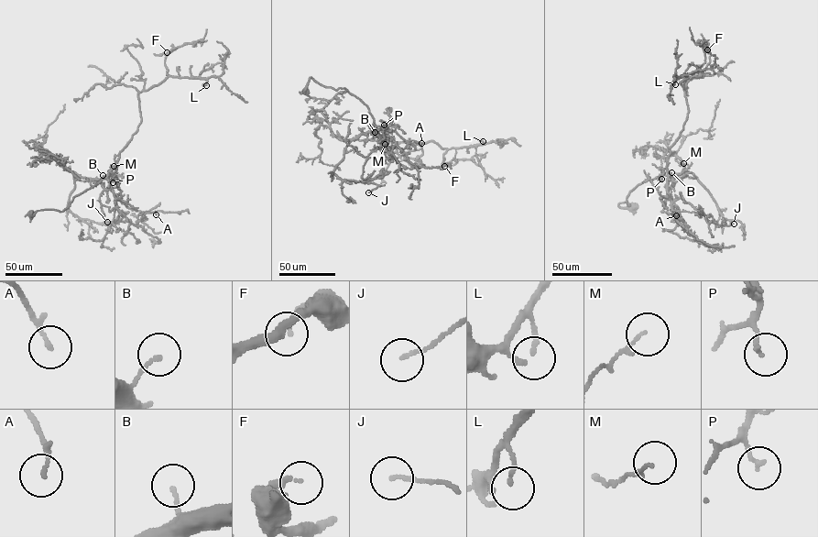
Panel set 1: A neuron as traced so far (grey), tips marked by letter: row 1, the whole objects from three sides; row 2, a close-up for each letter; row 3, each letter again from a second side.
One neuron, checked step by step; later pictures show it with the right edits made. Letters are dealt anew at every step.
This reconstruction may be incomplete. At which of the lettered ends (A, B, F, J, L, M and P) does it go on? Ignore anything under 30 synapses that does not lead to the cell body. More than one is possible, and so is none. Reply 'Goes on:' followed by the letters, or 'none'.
Goes on: none

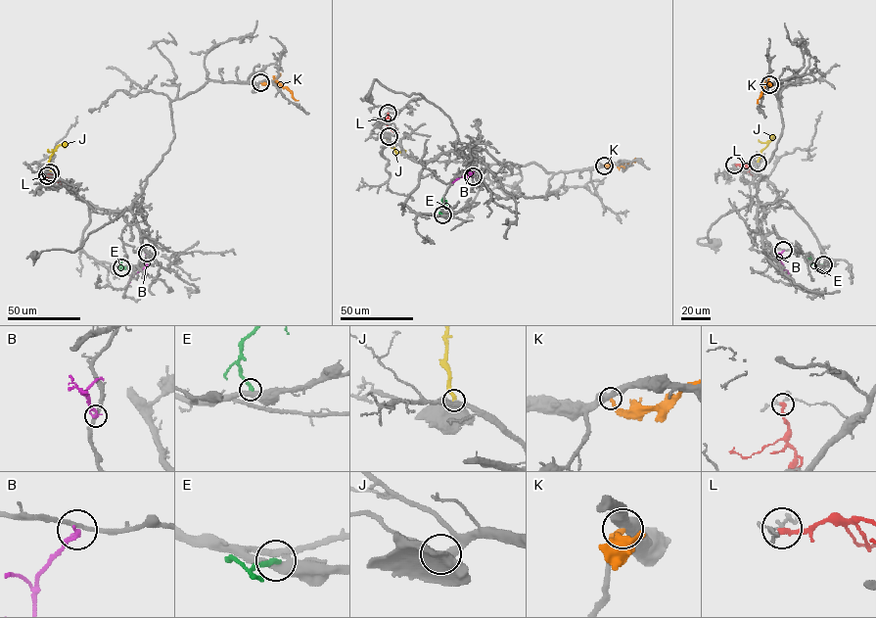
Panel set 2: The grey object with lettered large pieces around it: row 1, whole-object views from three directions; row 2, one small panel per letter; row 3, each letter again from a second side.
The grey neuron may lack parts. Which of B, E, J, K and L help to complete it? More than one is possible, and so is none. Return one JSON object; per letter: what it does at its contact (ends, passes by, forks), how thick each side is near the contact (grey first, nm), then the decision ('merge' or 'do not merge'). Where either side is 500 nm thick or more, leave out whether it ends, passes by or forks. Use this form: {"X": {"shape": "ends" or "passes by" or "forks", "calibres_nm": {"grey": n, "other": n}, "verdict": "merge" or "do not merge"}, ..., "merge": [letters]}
{"B": {"shape": "ends", "calibres_nm": {"grey": 220, "other": 240}, "verdict": "do not merge"}, "E": {"shape": "ends", "calibres_nm": {"grey": 400, "other": 240}, "verdict": "do not merge"}, "J": {"shape": "ends", "calibres_nm": {"grey": 440, "other": 260}, "verdict": "merge"}, "K": {"calibres_nm": {"grey": 550, "other": 240}, "verdict": "do not merge"}, "L": {"shape": "ends", "calibres_nm": {"grey": 130, "other": 260}, "verdict": "do not merge"}, "merge": ["J"]}

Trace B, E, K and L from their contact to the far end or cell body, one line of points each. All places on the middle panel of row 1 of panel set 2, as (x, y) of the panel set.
B: (473, 176), (472, 173), (462, 176), (450, 184)
E: (442, 214), (442, 204), (445, 201)
K: (604, 166), (641, 159)
L: (388, 113), (391, 128), (397, 132)

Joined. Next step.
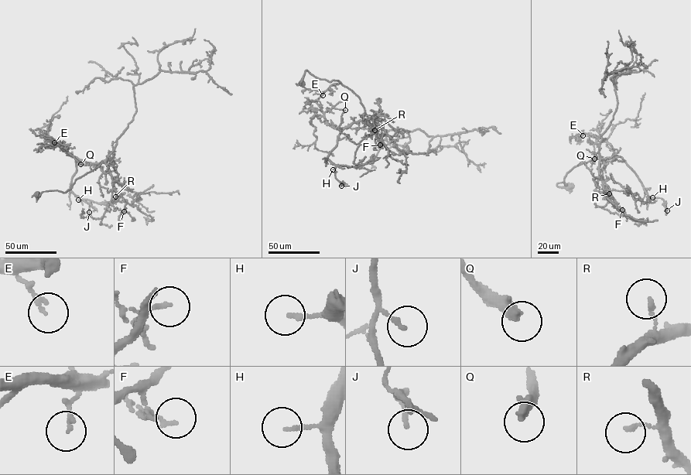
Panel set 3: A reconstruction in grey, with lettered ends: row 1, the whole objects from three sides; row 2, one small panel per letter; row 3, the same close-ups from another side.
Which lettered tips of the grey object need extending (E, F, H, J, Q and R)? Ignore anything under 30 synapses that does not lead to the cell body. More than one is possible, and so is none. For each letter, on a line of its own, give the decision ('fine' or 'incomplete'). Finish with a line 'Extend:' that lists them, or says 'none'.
E: fine
F: incomplete
H: fine
J: fine
Q: incomplete
R: fine
Extend: F, Q

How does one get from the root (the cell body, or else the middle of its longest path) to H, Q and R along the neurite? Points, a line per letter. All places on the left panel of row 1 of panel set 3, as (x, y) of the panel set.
H: (38, 195), (66, 192), (76, 179), (104, 162), (76, 162), (70, 189), (78, 199)
Q: (38, 195), (49, 190), (66, 192), (76, 179), (104, 162), (87, 162), (79, 160), (58, 145), (80, 164)
R: (38, 195), (49, 190), (66, 192), (76, 179), (104, 162), (114, 189), (118, 192), (115, 196)

